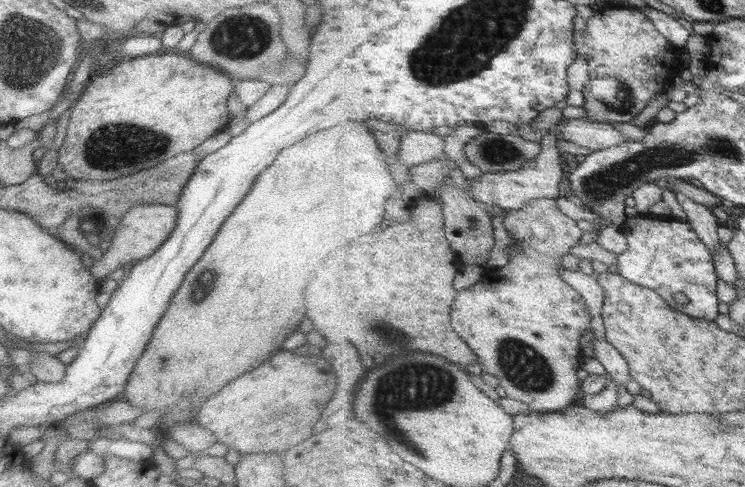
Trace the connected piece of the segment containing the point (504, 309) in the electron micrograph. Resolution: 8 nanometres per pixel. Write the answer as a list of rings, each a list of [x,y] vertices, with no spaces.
[[[556,198],[532,200],[526,208],[508,211],[507,213],[508,216],[506,216],[504,223],[512,237],[512,246],[514,246],[514,249],[518,250],[519,253],[512,256],[507,265],[494,271],[492,292],[478,292],[478,290],[472,292],[471,288],[459,292],[458,298],[453,305],[453,325],[455,326],[456,332],[458,332],[458,334],[460,334],[460,336],[476,351],[476,354],[480,356],[482,366],[486,368],[484,371],[496,376],[500,386],[506,390],[510,398],[529,405],[533,411],[556,413],[572,407],[574,402],[576,402],[576,398],[578,398],[578,394],[580,394],[578,390],[583,388],[584,381],[580,376],[576,375],[580,372],[580,368],[583,368],[584,360],[586,359],[584,353],[582,353],[580,342],[582,342],[584,332],[586,332],[588,328],[591,330],[594,328],[594,314],[592,314],[588,302],[586,302],[582,294],[571,284],[568,284],[568,282],[564,280],[564,276],[562,276],[562,269],[564,269],[561,263],[562,256],[566,256],[566,254],[572,252],[572,247],[582,240],[584,230],[578,226],[578,222],[576,222],[574,218],[566,216],[566,214],[560,210]]]

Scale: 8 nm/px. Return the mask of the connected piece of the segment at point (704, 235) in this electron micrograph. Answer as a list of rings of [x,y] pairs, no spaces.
[[[678,192],[677,196],[687,213],[687,221],[695,227],[700,238],[710,246],[710,250],[714,254],[718,254],[718,248],[722,244],[722,240],[718,236],[718,228],[722,225],[722,221],[718,219],[718,216],[714,216],[711,207],[700,204],[682,192]]]

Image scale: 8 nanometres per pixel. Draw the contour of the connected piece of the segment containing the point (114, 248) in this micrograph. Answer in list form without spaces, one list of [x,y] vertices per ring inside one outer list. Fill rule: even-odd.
[[[138,204],[132,206],[131,210],[118,222],[114,230],[114,236],[110,240],[110,252],[118,258],[120,266],[126,267],[131,264],[145,260],[160,248],[160,244],[170,236],[170,232],[176,228],[179,211],[176,205],[163,204]]]

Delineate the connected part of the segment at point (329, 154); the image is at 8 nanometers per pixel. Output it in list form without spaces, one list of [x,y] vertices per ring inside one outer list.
[[[352,122],[350,128],[348,128],[348,124],[342,124],[342,128],[330,128],[330,130],[324,130],[320,134],[312,134],[312,136],[304,138],[302,142],[294,144],[292,148],[282,150],[278,154],[276,162],[270,168],[266,168],[255,179],[255,183],[248,191],[248,194],[240,201],[233,214],[222,223],[220,230],[216,233],[208,248],[206,248],[200,260],[186,273],[184,281],[182,281],[181,286],[178,287],[172,297],[168,309],[166,309],[166,312],[155,326],[150,342],[147,342],[144,352],[138,359],[136,366],[134,366],[132,375],[130,375],[121,397],[138,409],[146,409],[143,410],[143,413],[162,410],[162,415],[156,425],[159,431],[165,431],[174,425],[180,425],[184,422],[195,422],[203,403],[206,403],[206,400],[212,396],[208,392],[210,386],[226,386],[234,378],[238,378],[238,376],[254,370],[254,368],[261,367],[275,353],[283,350],[282,344],[284,344],[284,341],[292,335],[294,330],[298,330],[298,324],[306,318],[304,290],[308,286],[312,270],[318,268],[318,264],[322,262],[324,256],[332,254],[336,248],[342,248],[342,246],[336,246],[336,244],[352,244],[356,238],[374,232],[384,222],[384,216],[388,218],[386,215],[386,200],[390,200],[394,194],[397,194],[396,189],[398,189],[398,180],[394,178],[394,174],[392,174],[392,170],[388,166],[388,156],[380,149],[378,140],[376,140],[370,129],[370,124],[366,124],[366,122]]]

